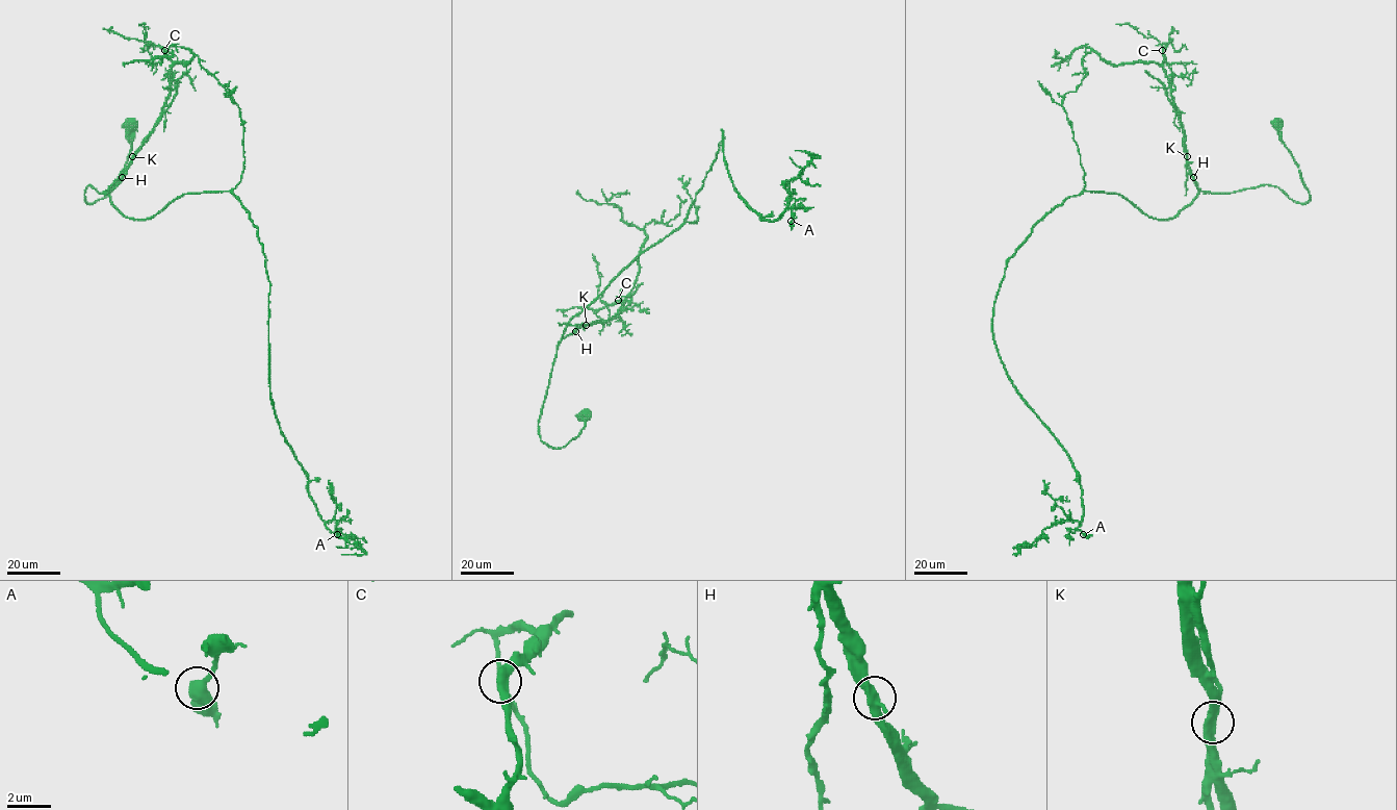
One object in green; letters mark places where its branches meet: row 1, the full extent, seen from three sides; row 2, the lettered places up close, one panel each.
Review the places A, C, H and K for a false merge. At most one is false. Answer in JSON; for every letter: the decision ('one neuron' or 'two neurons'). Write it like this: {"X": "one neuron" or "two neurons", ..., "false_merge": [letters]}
{"A": "one neuron", "C": "one neuron", "H": "one neuron", "K": "two neurons", "false_merge": ["K"]}

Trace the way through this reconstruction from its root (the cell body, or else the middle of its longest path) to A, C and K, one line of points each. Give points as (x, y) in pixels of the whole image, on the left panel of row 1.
A: (129, 125), (115, 186), (85, 201), (89, 184), (147, 219), (229, 191), (248, 211), (273, 407), (337, 534)
C: (129, 125), (130, 152), (115, 186), (88, 204), (86, 187), (110, 190), (159, 117), (172, 67), (164, 50)
K: (129, 125), (130, 152), (115, 186), (88, 204), (86, 187), (89, 184), (99, 193), (110, 190), (132, 157)

